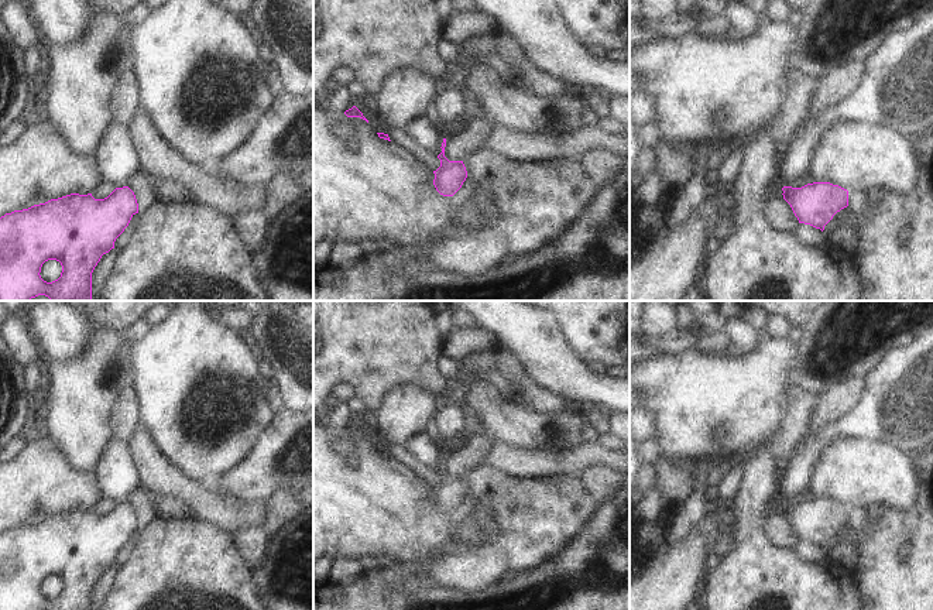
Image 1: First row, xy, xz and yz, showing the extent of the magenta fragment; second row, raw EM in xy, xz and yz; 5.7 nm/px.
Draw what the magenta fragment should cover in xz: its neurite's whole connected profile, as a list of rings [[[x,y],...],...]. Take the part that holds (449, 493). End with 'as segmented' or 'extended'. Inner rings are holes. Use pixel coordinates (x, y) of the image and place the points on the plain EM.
[[[446,455],[442,459],[442,469],[438,472],[440,483],[433,487],[433,501],[443,513],[453,513],[467,494],[467,487],[463,477],[449,477],[445,473]]] | as segmented

